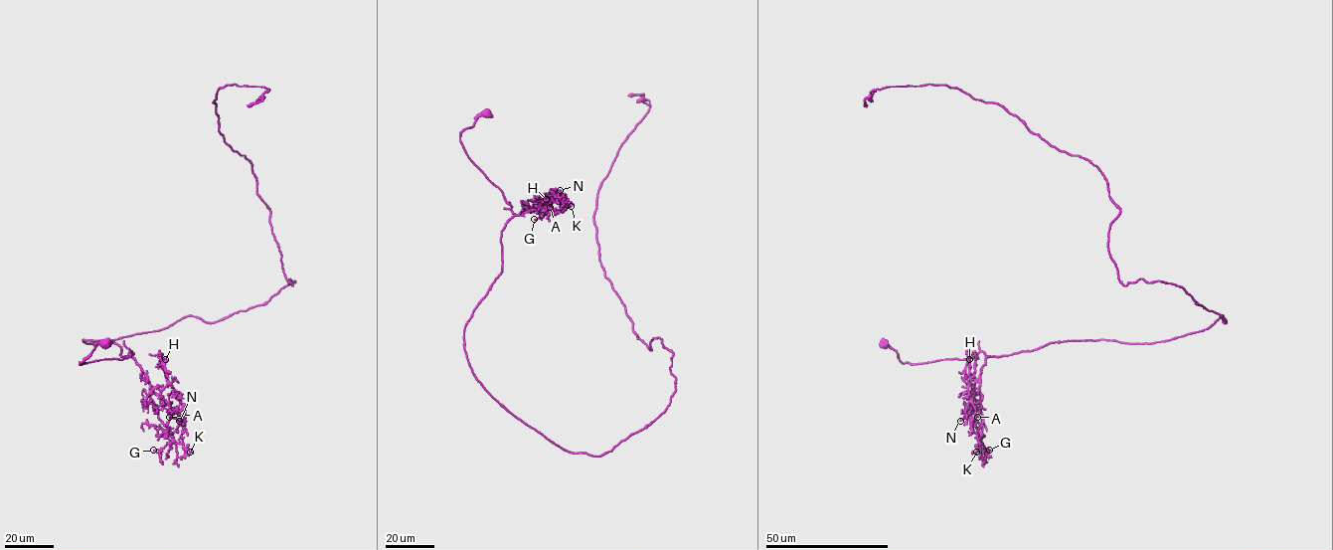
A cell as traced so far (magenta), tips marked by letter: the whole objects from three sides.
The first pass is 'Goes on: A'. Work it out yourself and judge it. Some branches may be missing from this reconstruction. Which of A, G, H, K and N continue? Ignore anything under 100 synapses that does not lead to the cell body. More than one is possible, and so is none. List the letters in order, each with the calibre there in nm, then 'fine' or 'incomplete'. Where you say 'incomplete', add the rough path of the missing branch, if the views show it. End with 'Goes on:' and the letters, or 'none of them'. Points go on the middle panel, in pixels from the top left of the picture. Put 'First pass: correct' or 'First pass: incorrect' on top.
First pass: correct
A: 200 nm thick; incomplete; missing branch runs (550, 207), (546, 199), (529, 201), (517, 197), (518, 204), (526, 206)
G: 190 nm thick; fine
H: 150 nm thick; fine
K: 160 nm thick; fine
N: 140 nm thick; fine
Goes on: A

